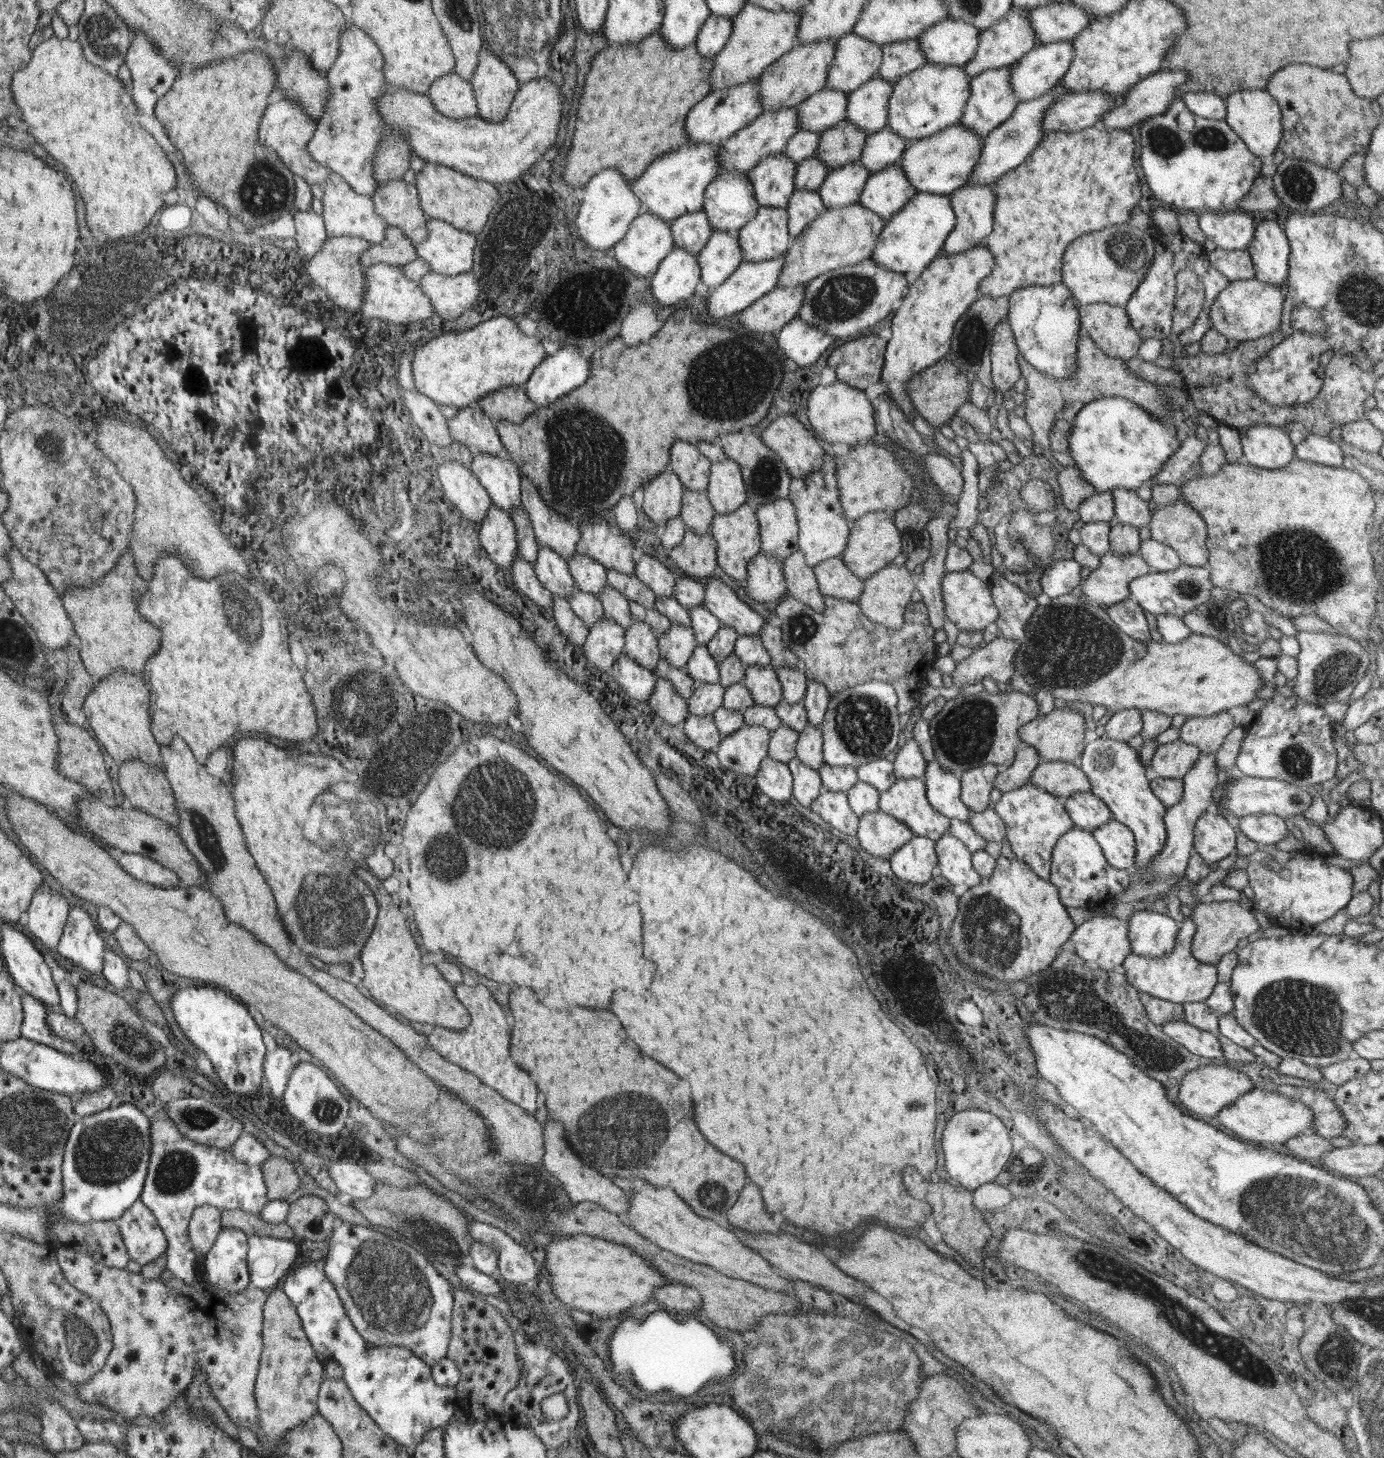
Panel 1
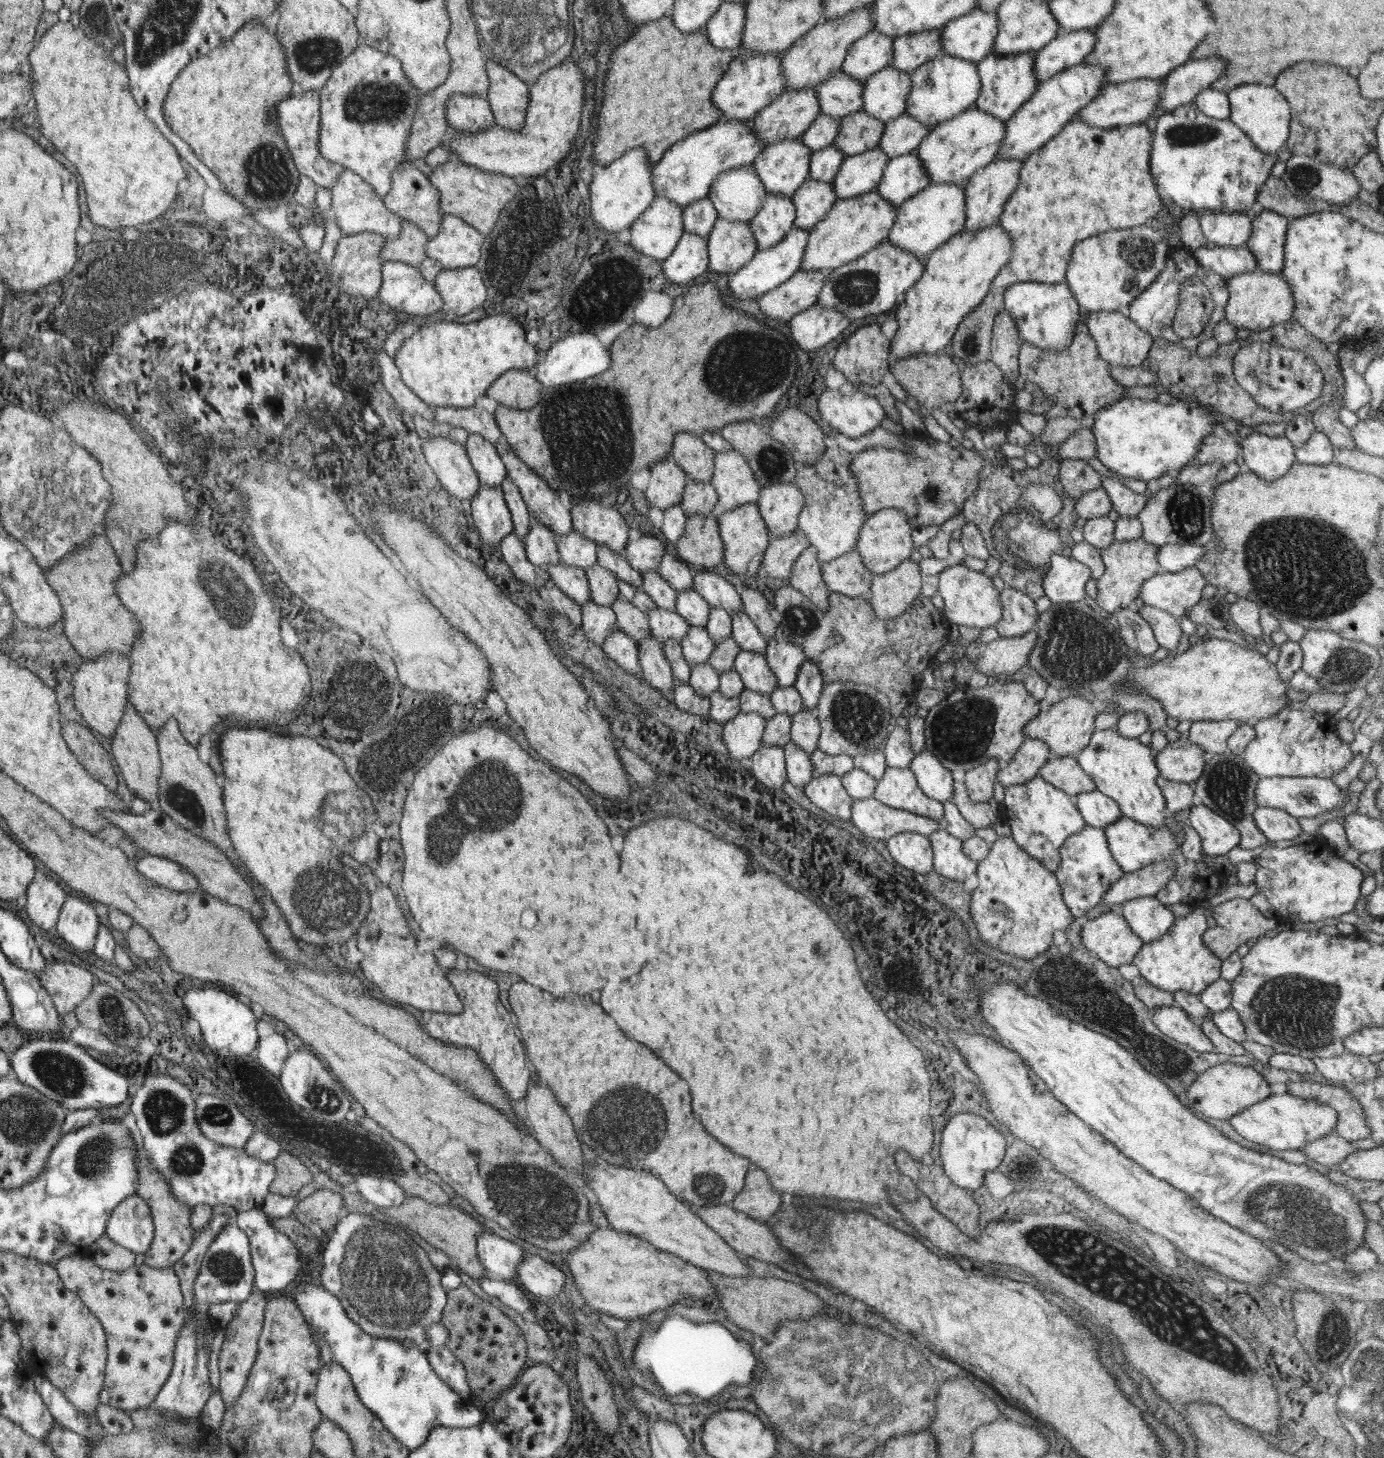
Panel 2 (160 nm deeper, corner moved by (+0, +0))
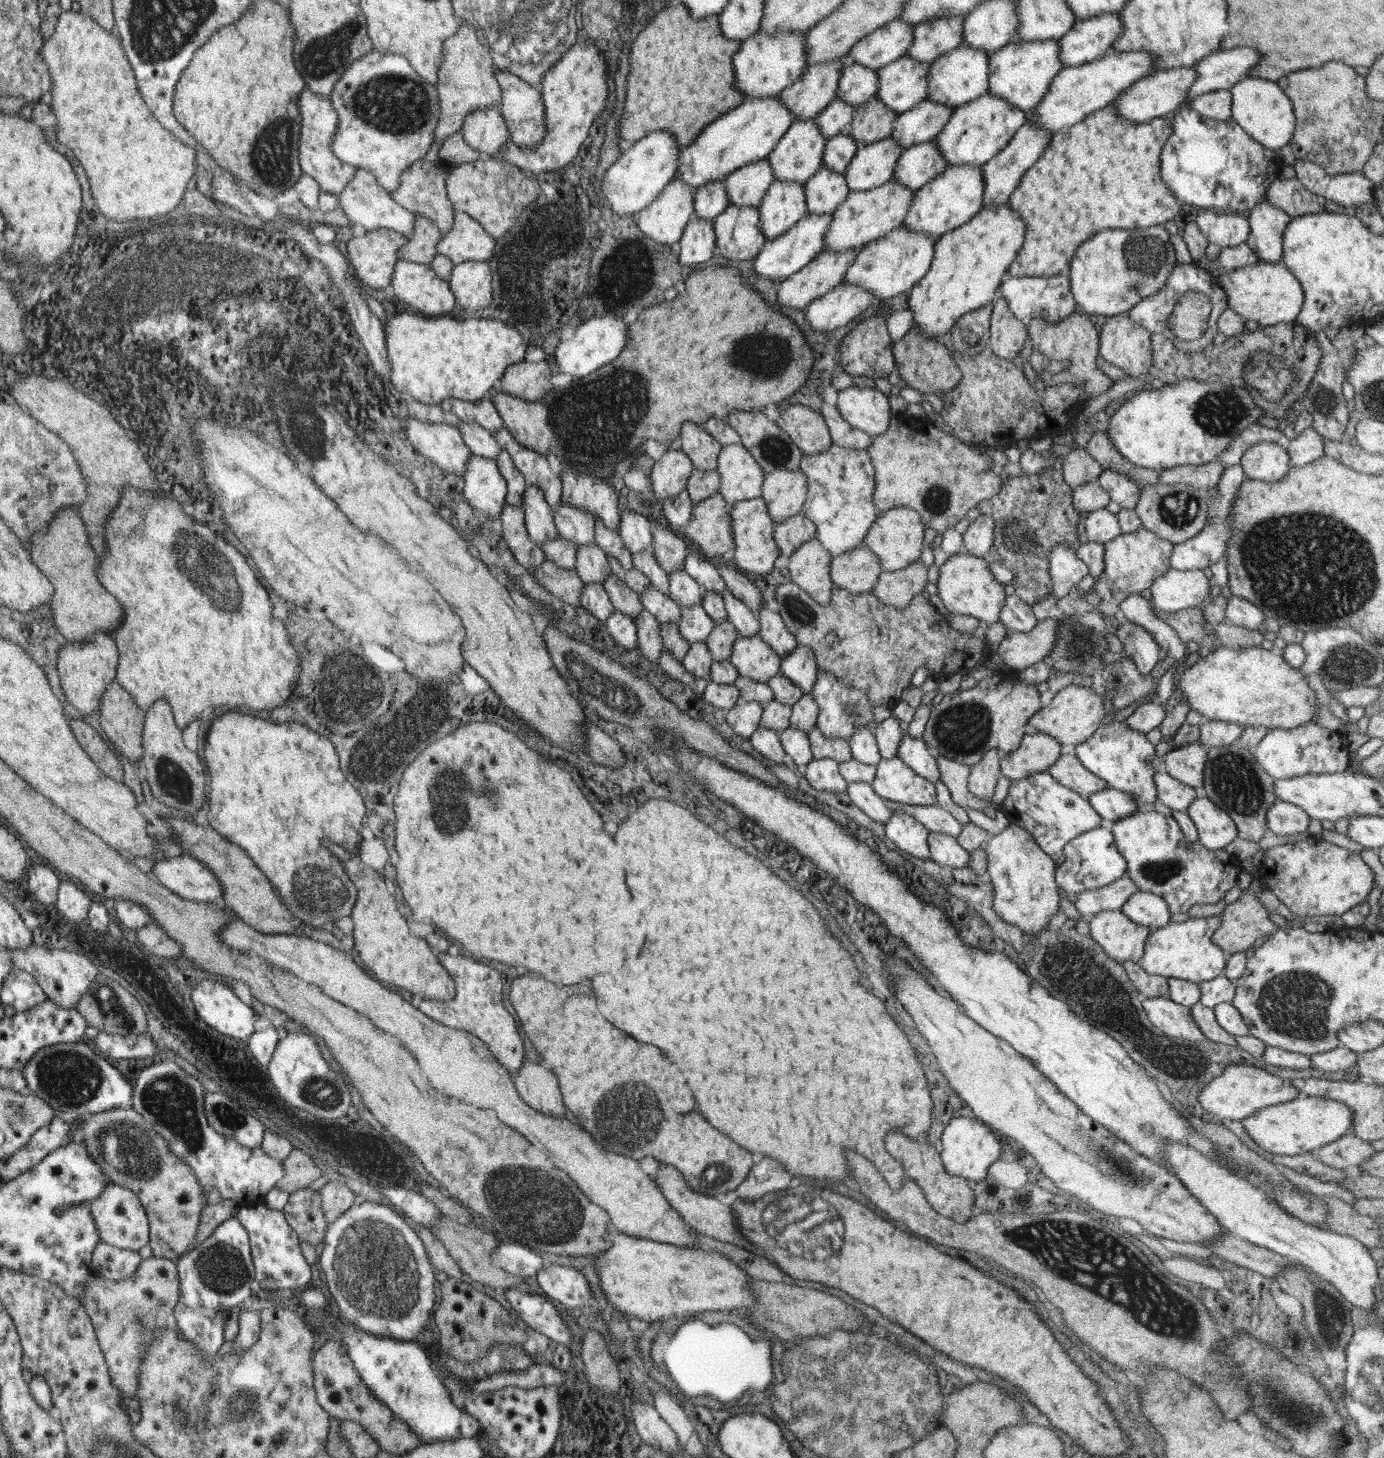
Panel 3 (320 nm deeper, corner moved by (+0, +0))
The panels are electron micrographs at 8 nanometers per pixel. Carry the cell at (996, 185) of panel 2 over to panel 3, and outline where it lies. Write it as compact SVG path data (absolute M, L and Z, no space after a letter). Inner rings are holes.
M1025 122L994 158L991 158L985 165L981 165L982 178L984 178L982 209L987 206L998 206L1009 202L1010 196L1020 185L1024 173L1042 156L1044 149L1051 141L1052 135L1052 133L1042 130L1042 128L1036 128L1034 122Z

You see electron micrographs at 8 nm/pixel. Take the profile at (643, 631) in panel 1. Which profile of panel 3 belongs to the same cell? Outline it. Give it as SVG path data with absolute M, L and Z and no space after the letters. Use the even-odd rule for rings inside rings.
M612 572L605 578L603 587L613 607L635 620L643 609L638 594L634 590L630 590L626 583Z

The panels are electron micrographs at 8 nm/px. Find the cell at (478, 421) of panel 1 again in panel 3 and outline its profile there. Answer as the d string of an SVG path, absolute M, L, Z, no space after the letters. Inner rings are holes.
M447 398L440 403L440 408L453 412L464 422L477 422L492 434L503 426L502 415L491 398L481 398L480 402L468 402L457 398Z

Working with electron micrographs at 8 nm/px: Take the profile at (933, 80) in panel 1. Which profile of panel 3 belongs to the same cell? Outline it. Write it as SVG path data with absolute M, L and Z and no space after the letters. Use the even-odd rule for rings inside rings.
M961 45L940 56L928 68L928 95L926 99L944 103L954 110L988 93L988 58L986 51Z

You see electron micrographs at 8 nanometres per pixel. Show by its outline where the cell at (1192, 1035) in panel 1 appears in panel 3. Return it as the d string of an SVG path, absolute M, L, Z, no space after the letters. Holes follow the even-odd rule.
M1145 997L1142 1007L1150 1022L1166 1036L1188 1042L1204 1040L1203 1032L1198 1029L1191 1016L1191 1010L1186 1006L1174 1002L1169 997Z

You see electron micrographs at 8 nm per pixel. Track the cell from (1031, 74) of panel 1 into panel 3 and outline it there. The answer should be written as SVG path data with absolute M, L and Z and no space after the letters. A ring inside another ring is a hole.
M1120 12L1076 20L1059 40L1058 58L1065 67L1081 66L1103 58L1123 28Z

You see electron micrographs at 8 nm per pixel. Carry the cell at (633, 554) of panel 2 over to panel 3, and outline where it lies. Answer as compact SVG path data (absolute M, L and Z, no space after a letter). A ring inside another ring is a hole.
M632 510L620 513L618 534L630 554L638 554L642 550L648 550L654 546L652 526L648 518L644 517L643 511Z

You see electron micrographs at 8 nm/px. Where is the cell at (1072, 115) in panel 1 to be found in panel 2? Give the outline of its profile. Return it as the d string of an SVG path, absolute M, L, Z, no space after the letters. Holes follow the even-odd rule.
M1140 79L1106 85L1095 100L1091 100L1082 111L1078 111L1078 115L1072 119L1072 122L1078 120L1088 126L1108 129L1121 125L1137 125L1153 119L1155 114L1159 113L1156 106L1160 99L1162 80Z

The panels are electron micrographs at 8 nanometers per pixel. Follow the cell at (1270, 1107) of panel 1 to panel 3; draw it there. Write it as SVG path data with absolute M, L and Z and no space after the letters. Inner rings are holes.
M1299 1095L1294 1100L1262 1108L1242 1123L1254 1142L1268 1152L1292 1156L1314 1153L1349 1134L1353 1128L1353 1112L1342 1101Z

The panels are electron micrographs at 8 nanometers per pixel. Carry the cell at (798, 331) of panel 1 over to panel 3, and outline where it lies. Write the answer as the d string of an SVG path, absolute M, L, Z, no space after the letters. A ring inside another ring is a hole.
M840 283L804 310L812 329L829 332L844 326L870 306L873 294L863 286Z

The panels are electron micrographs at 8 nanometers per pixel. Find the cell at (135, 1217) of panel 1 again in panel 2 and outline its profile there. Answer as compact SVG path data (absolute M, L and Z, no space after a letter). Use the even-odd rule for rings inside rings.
M134 1193L111 1212L106 1232L116 1244L146 1254L155 1236L154 1216L146 1199Z

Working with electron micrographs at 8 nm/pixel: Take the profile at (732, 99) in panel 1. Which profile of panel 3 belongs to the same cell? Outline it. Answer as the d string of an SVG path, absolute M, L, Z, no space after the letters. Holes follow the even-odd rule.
M756 31L745 38L734 57L734 88L744 94L746 101L778 96L782 90L792 86L807 67L806 39L806 31L784 31L771 35Z

